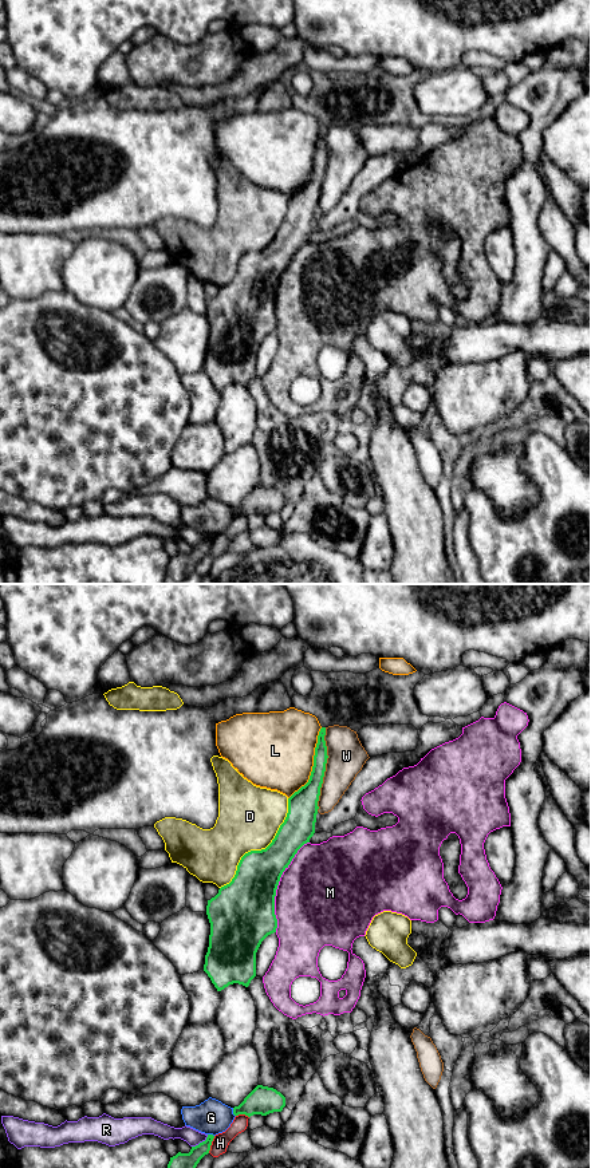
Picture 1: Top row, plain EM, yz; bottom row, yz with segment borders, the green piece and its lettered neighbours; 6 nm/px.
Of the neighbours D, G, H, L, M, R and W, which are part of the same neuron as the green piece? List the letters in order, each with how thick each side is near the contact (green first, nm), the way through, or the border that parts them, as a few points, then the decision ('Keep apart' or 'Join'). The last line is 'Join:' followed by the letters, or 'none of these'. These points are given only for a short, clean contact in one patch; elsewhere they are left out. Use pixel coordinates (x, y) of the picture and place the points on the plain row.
D: Thickness 280 nm (green) against 380 nm. Keep apart
G: Thickness 170 nm (green) against 200 nm. Keep apart
H: Thickness 150 nm (green) against 100 nm. Keep apart
L: Thickness 180 nm (green) against 460 nm. Keep apart
M: Thickness 360 nm (green) against 500 nm. Join
R: Thickness 150 nm (green) against 100 nm. Keep apart
W: Thickness 180 nm (green) against 220 nm. Keep apart
Join: M

